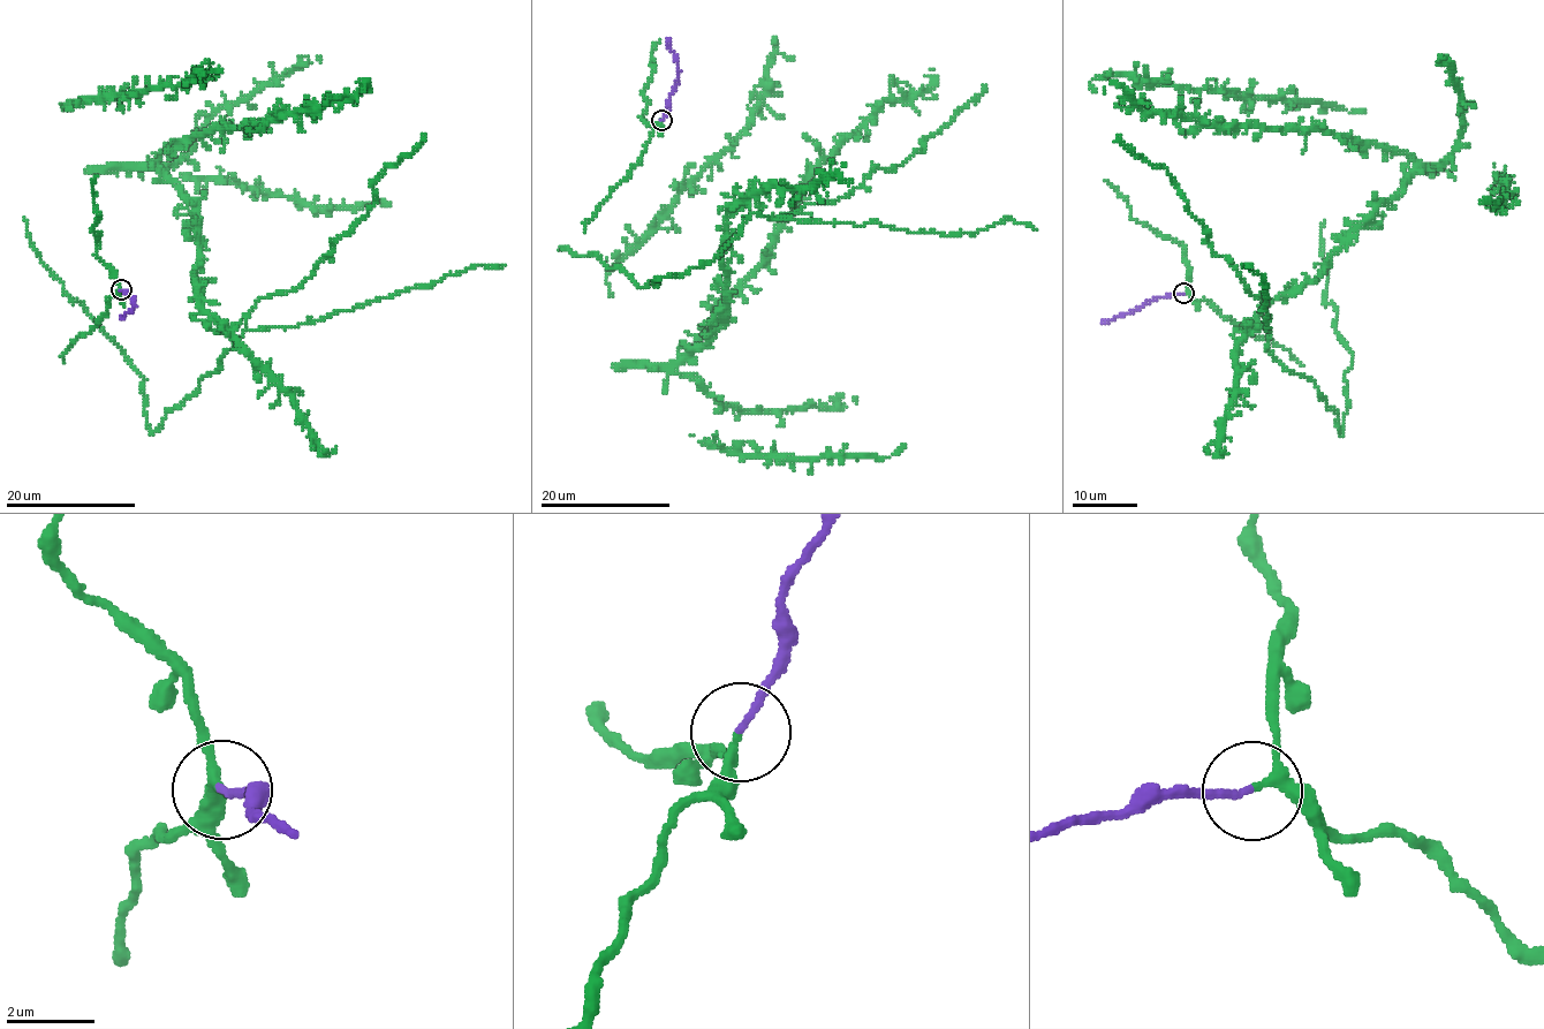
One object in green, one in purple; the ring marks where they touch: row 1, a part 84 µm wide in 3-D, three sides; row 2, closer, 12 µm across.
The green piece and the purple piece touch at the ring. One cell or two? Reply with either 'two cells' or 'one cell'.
one cell

